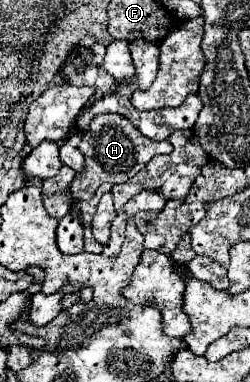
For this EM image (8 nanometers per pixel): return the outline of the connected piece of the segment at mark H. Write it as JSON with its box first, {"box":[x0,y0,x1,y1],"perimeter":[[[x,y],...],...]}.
{"box":[70,112,172,200],"perimeter":[[[106,112],[106,114],[98,114],[92,120],[92,124],[88,126],[88,132],[84,132],[82,142],[78,144],[78,150],[84,154],[84,170],[78,178],[70,182],[70,194],[76,200],[90,200],[102,182],[120,184],[130,180],[154,156],[170,154],[172,144],[168,140],[162,140],[162,142],[150,140],[136,126],[132,126],[130,120],[126,120],[124,116]]]}

